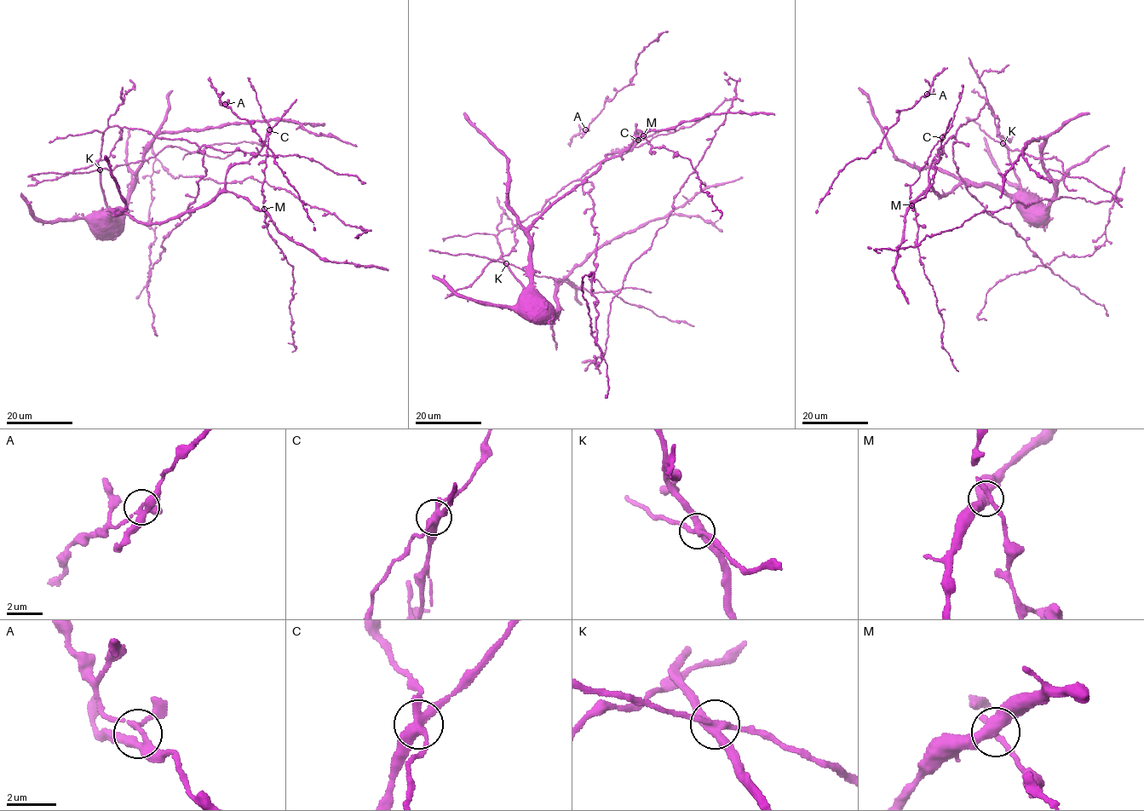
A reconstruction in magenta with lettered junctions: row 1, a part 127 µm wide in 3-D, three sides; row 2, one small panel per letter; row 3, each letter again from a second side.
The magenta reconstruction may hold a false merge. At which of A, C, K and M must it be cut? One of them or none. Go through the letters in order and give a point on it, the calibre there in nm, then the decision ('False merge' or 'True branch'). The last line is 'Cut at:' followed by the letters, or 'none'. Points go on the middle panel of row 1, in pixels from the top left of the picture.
A: Place: (585, 129). Thickness 240 nm. True branch
C: Place: (638, 140). Thickness 360 nm. True branch
K: Place: (506, 263). Thickness 360 nm. False merge
M: Place: (643, 135). Thickness 300 nm. True branch
Cut at: K

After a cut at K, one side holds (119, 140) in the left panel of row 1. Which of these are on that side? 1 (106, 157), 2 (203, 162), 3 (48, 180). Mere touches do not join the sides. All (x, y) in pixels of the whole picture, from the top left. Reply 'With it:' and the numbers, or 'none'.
With it: 1, 2, 3

